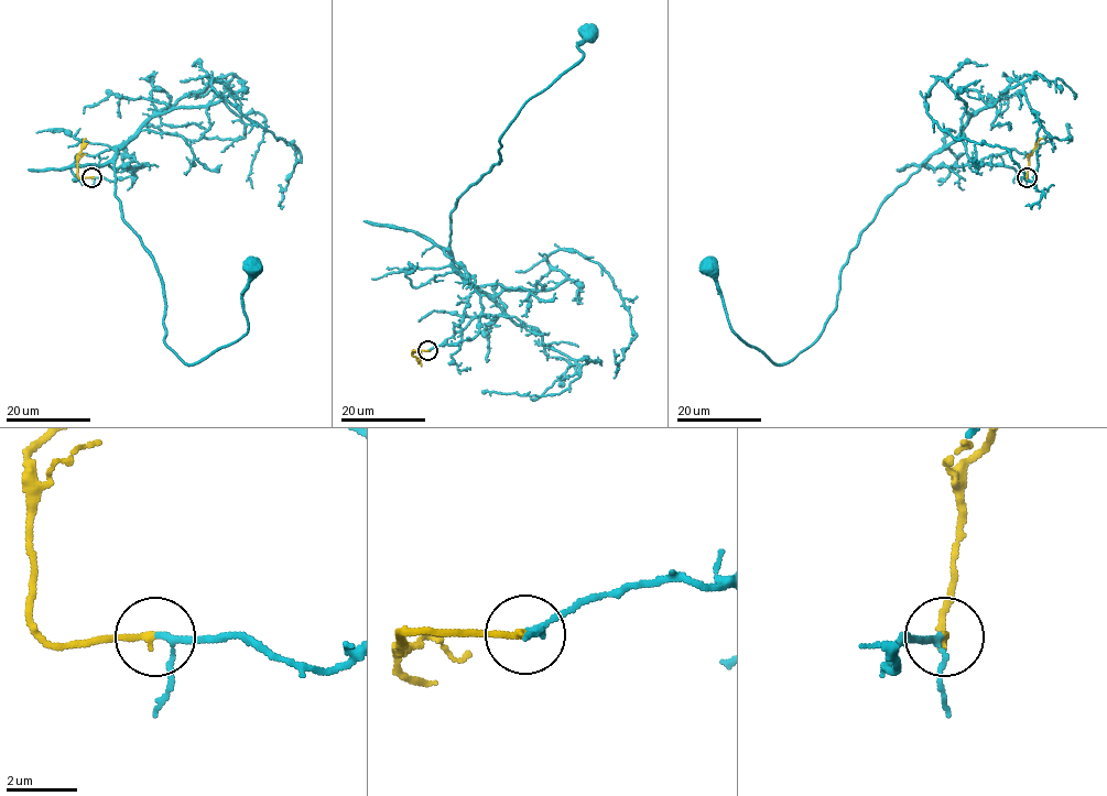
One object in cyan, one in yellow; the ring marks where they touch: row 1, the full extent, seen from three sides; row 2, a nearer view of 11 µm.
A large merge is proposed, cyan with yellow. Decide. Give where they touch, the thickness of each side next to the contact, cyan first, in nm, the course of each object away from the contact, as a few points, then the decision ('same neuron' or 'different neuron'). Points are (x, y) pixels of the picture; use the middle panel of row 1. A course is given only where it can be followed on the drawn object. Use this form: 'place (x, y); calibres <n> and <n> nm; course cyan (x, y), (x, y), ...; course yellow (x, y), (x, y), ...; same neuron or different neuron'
place (427, 350); calibres 130 and 200 nm; course cyan (427, 350), (479, 330), (475, 280), (444, 251), (457, 200), (500, 162), (499, 138), (583, 57), (589, 32); course yellow (427, 351), (412, 351), (421, 366); same neuron

